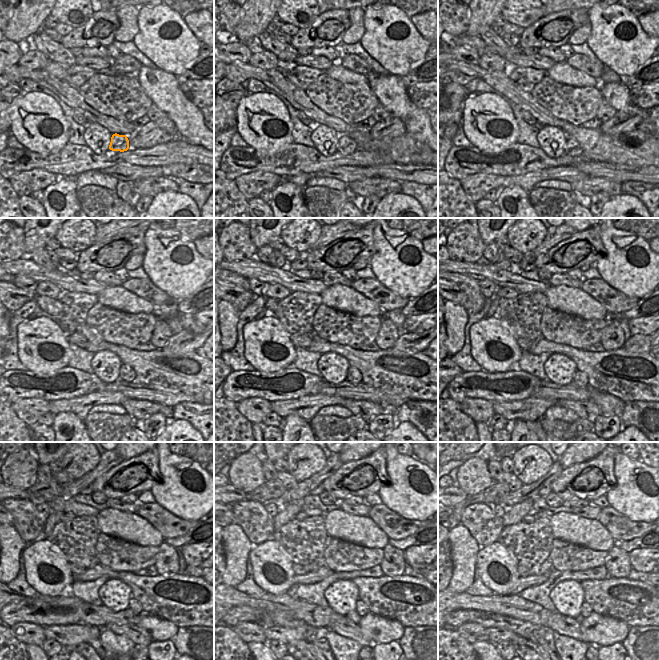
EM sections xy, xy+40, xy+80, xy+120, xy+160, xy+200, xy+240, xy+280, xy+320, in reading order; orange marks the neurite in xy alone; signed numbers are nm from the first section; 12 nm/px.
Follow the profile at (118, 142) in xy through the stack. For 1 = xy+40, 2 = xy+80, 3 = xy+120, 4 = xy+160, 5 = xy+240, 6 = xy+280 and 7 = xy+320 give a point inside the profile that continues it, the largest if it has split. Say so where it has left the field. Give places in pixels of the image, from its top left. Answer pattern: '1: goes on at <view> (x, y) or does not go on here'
1: goes on at xy+40 (346, 145)
2: goes on at xy+80 (572, 148)
3: goes on at xy+120 (126, 373)
4: goes on at xy+160 (353, 375)
5: goes on at xy+240 (134, 604)
6: goes on at xy+280 (362, 609)
7: goes on at xy+320 (586, 609)

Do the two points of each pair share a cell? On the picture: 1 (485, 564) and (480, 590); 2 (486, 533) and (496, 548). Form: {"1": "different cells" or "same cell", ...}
{"1": "different cells", "2": "different cells"}

